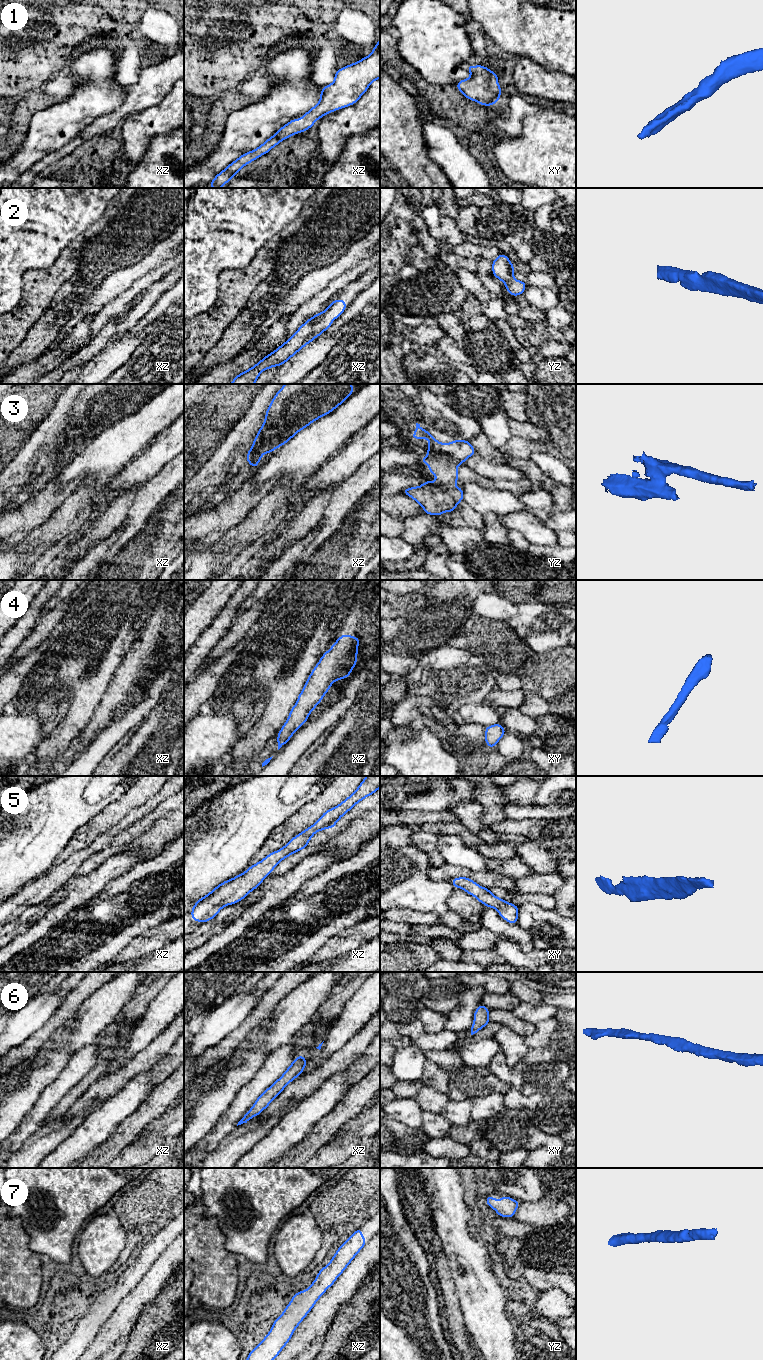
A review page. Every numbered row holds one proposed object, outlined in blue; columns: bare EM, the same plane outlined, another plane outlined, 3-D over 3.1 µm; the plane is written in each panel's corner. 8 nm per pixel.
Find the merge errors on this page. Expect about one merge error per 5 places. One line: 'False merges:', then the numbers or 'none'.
False merges: 3

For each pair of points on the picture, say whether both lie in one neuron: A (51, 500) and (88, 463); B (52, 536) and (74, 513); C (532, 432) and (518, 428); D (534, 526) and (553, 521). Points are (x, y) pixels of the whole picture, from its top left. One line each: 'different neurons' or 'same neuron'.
A: different neurons
B: same neuron
C: same neuron
D: different neurons

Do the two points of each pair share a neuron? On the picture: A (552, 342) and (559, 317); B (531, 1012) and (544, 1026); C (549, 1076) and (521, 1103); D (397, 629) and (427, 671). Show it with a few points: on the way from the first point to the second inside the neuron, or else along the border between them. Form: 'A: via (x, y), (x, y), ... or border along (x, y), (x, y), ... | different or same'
A: border along (545, 319), (552, 326), (560, 330) | different
B: border along (553, 1017), (535, 1024) | different
C: border along (513, 1087), (529, 1096) | different
D: border along (438, 645), (422, 653) | different

